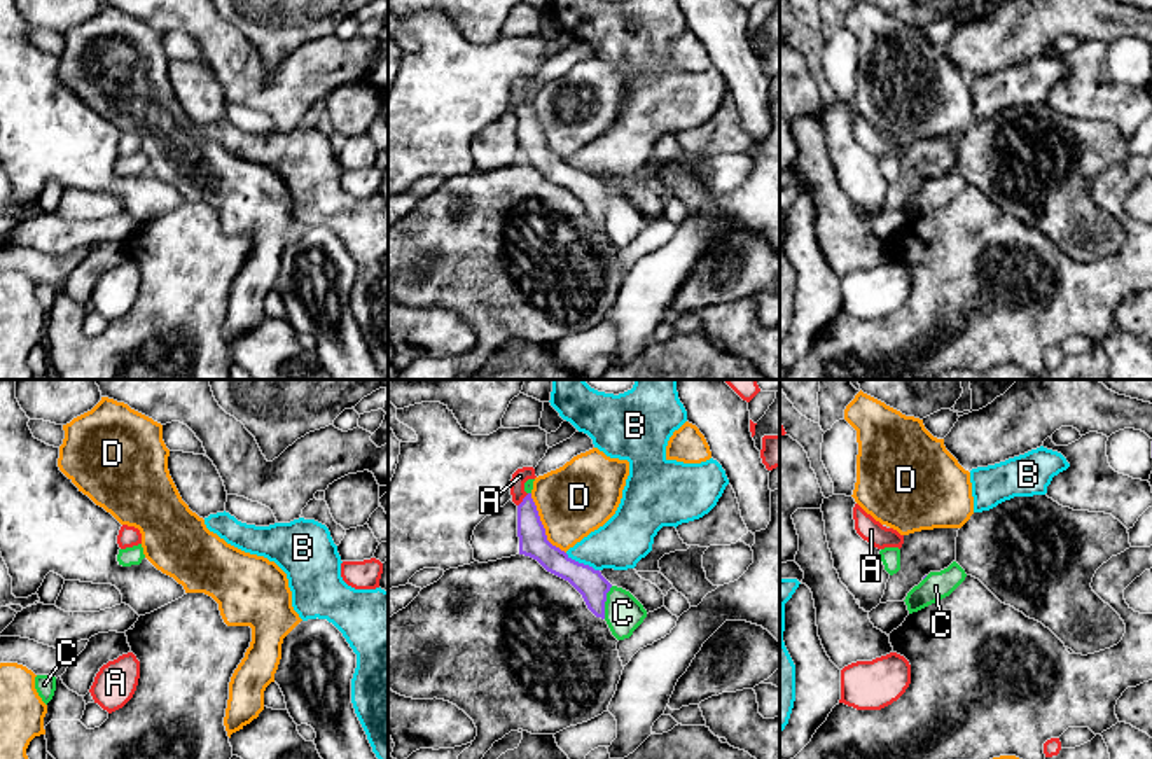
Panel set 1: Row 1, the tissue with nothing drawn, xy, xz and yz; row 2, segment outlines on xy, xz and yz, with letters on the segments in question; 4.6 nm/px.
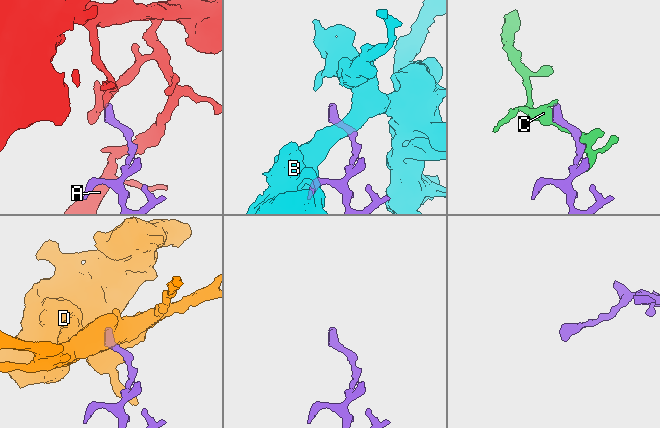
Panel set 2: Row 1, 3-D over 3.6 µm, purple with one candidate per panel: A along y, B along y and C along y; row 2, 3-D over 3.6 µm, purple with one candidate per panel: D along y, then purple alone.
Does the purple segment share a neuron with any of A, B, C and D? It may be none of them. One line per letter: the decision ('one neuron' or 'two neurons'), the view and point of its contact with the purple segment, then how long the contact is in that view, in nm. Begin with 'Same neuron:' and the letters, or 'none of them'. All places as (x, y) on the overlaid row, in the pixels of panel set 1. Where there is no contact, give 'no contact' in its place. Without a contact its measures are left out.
Same neuron: A
A: one neuron | xz (523, 501) | 80 nm
B: two neurons | xz (582, 564) | 180 nm
C: two neurons | xz (605, 600) | 160 nm
D: two neurons | xz (542, 525) | 320 nm

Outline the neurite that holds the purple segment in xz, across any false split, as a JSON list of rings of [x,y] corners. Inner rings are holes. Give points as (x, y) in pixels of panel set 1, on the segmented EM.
[[[523,467],[510,479],[512,502],[517,505],[519,554],[537,560],[547,572],[568,581],[582,595],[587,609],[605,619],[605,602],[612,584],[600,570],[572,560],[547,540],[531,493],[524,491],[524,483],[535,477],[533,467]]]

